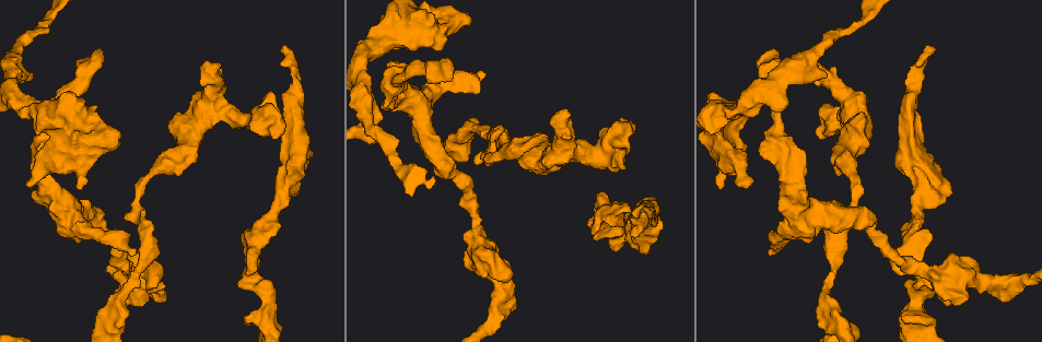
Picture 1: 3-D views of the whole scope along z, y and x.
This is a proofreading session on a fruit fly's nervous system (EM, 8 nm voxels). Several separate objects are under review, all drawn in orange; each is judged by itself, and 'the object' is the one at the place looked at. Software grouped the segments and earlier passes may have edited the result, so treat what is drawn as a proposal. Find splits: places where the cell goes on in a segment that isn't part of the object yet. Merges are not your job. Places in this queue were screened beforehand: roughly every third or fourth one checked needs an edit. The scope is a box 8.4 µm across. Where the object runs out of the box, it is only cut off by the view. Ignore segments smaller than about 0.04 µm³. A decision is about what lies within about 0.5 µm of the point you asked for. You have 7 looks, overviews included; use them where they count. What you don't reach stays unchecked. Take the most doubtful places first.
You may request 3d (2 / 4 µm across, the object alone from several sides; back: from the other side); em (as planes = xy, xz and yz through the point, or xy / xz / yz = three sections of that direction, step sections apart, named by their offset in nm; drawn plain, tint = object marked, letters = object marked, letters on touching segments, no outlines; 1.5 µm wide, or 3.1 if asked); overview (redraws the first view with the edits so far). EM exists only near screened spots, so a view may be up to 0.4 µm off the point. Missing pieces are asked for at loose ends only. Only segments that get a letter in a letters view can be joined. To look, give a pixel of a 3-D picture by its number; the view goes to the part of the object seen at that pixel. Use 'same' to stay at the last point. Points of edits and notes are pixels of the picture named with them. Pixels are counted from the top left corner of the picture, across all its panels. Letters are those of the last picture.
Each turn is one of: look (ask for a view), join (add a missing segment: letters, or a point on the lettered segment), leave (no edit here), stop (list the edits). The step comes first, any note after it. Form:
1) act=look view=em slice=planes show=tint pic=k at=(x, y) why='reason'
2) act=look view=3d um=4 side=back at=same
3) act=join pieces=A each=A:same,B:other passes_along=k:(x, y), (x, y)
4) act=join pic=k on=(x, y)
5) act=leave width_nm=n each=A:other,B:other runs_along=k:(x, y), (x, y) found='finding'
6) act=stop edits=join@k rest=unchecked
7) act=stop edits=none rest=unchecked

act=look view=3d um=2 pic=1 at=(281, 49) why='free end'

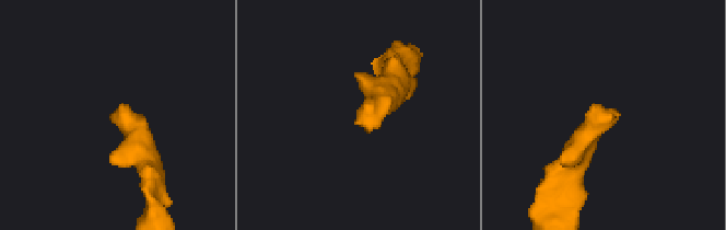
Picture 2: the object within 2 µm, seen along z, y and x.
act=look view=em slice=planes show=letters pic=2 at=(616, 113)

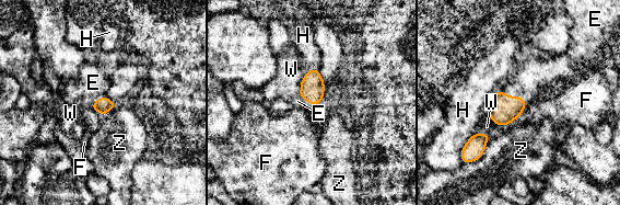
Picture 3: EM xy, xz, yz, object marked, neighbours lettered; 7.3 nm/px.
act=join pieces=E each=E:same,F:other,H:other,W:other,Z:other passes_along=3:(502, 109), (521, 98), (534, 79) found='the cell continues'

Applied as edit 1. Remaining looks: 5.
act=look view=em slice=planes show=letters pic=1 at=(569, 113)

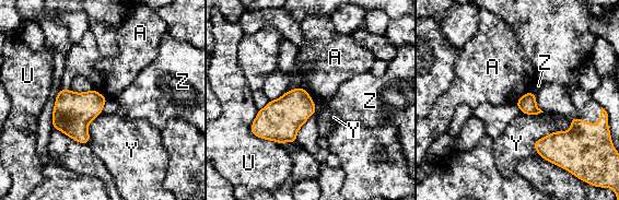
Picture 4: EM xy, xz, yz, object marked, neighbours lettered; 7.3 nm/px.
act=leave each=A:other,U:other,Y:other,Z:other border=4:(530, 91), (523, 94), (514, 103) found='none of them fits'

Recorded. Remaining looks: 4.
act=look view=em slice=xy step=8 show=tint pic=1 at=(484, 72) why='free end'

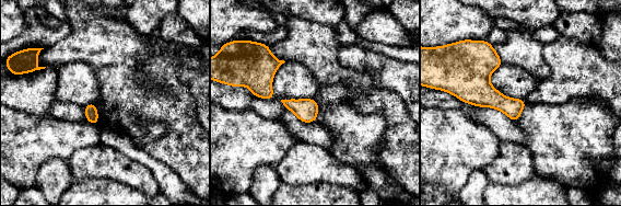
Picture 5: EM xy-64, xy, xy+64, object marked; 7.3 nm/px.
act=look view=em slice=xy step=8 show=letters at=same why='what lies round it'

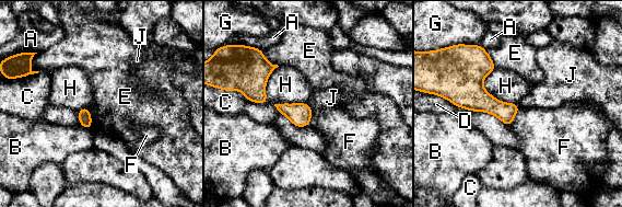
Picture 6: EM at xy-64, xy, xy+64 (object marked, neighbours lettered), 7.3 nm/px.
act=leave each=A:other,B:other,C:other,D:other,E:other,F:other,G:other,H:other,J:other border=6:(87, 106), (91, 113), (90, 129) found='none of them fits'

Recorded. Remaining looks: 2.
act=stop edits=join@3 rest=unchecked

